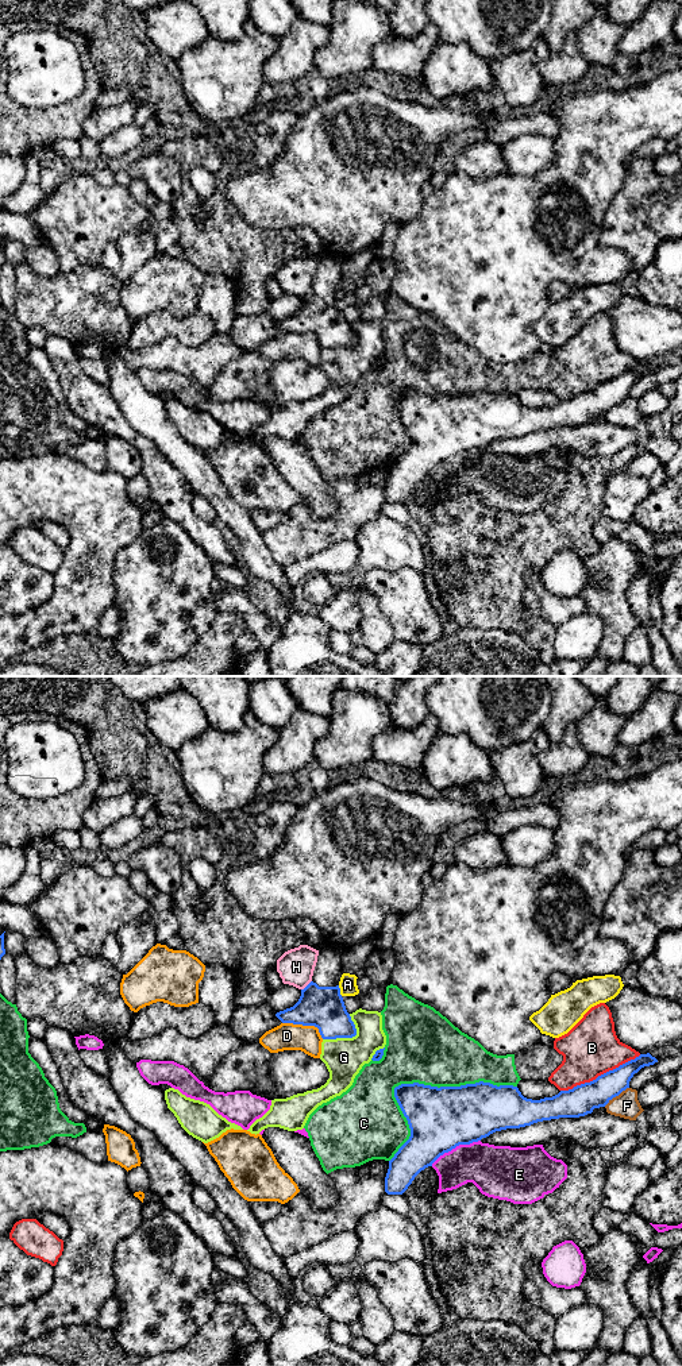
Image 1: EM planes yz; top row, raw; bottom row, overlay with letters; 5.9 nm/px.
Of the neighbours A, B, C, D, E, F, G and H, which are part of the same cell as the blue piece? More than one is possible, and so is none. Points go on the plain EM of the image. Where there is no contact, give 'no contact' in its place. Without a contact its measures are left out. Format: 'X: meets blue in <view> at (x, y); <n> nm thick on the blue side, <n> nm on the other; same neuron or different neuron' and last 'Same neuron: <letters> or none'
A: meets blue in yz at (339, 300); 260 nm thick on the blue side, 110 nm on the other; different neuron
B: meets blue in yz at (601, 384); 180 nm thick on the blue side, 320 nm on the other; different neuron
C: meets blue in yz at (419, 393); 380 nm thick on the blue side, 440 nm on the other; different neuron
D: meets blue in yz at (305, 334); 260 nm thick on the blue side, 160 nm on the other; different neuron
E: meets blue in yz at (455, 455); 380 nm thick on the blue side, 280 nm on the other; different neuron
F: meets blue in yz at (616, 404); 180 nm thick on the blue side, 150 nm on the other; different neuron
G: meets blue in yz at (349, 346); 260 nm thick on the blue side, 240 nm on the other; different neuron
H: meets blue in yz at (307, 294); 260 nm thick on the blue side, 220 nm on the other; different neuron
Same neuron: none

